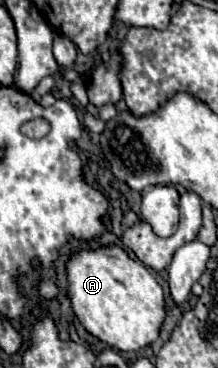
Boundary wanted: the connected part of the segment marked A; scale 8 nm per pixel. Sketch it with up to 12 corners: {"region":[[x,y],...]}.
{"region":[[120,246],[72,252],[70,306],[116,350],[166,318],[150,270]]}

